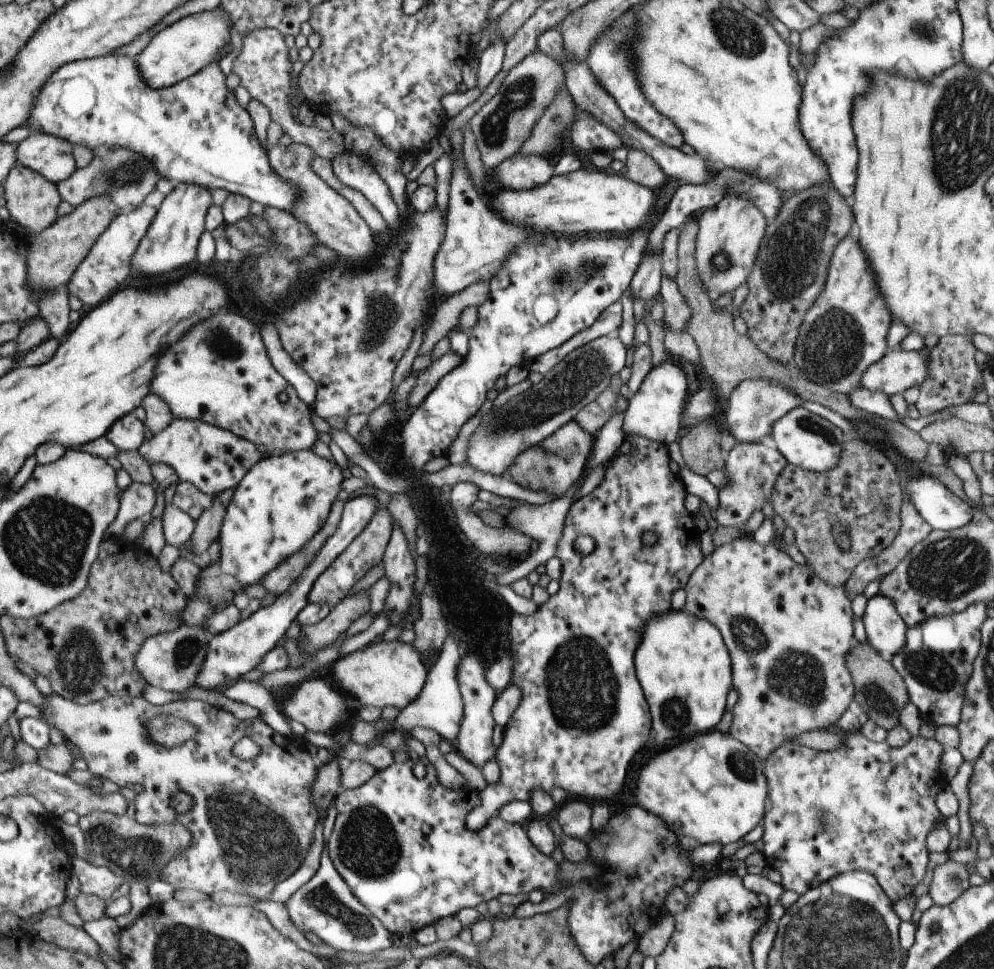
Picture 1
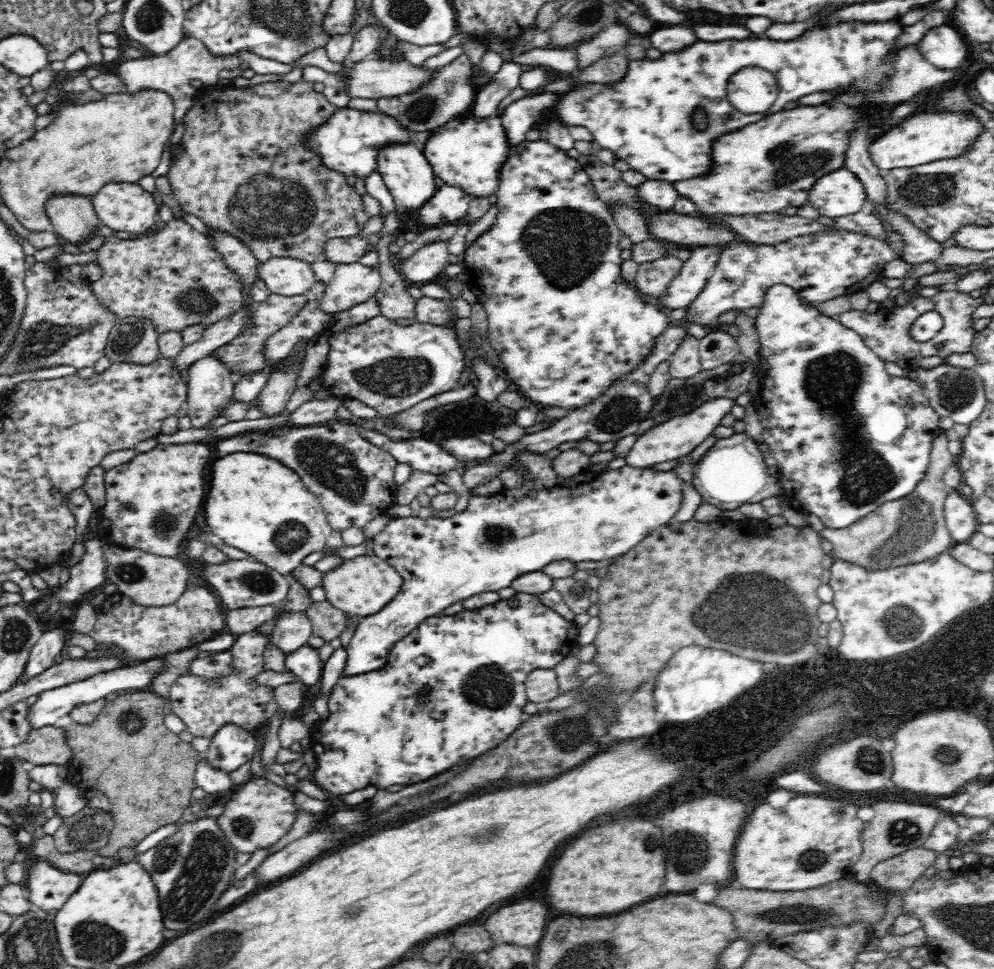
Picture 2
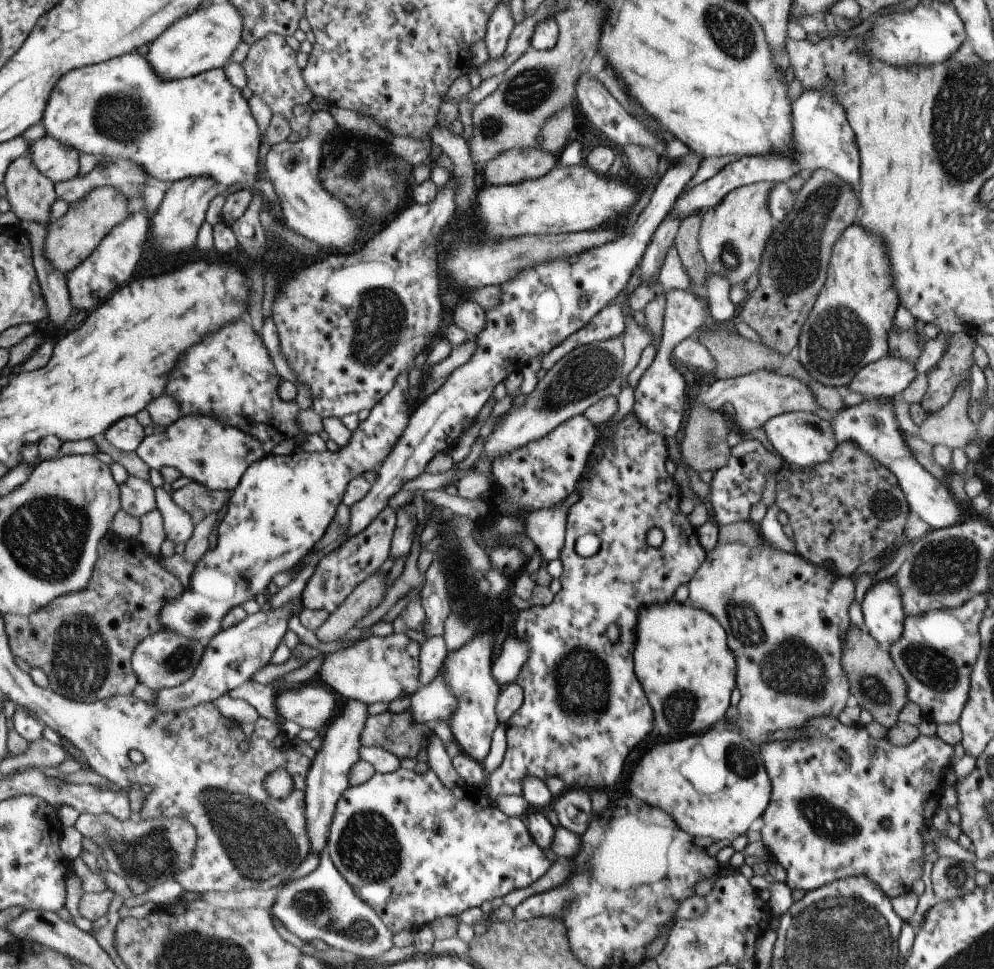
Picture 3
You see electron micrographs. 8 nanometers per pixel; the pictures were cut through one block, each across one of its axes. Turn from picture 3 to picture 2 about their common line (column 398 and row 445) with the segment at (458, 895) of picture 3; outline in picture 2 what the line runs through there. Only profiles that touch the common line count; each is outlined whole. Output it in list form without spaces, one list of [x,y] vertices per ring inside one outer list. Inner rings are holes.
[[[774,285],[768,288],[759,309],[759,314],[755,319],[755,327],[760,341],[760,369],[761,372],[765,372],[774,380],[774,390],[772,390],[772,394],[770,392],[766,394],[768,398],[762,397],[764,402],[757,399],[753,403],[759,421],[764,426],[762,431],[764,442],[778,462],[782,482],[785,485],[785,499],[801,513],[805,515],[812,513],[820,517],[824,527],[843,529],[875,512],[881,504],[910,495],[914,488],[919,486],[920,480],[923,480],[927,474],[926,470],[928,470],[931,456],[930,445],[933,438],[942,433],[942,429],[938,427],[939,414],[931,407],[918,381],[908,377],[888,375],[884,369],[884,361],[880,360],[880,357],[876,356],[872,349],[866,346],[858,333],[855,333],[851,328],[845,327],[835,318],[820,313],[814,307],[814,304],[800,299],[798,293],[792,287]]]

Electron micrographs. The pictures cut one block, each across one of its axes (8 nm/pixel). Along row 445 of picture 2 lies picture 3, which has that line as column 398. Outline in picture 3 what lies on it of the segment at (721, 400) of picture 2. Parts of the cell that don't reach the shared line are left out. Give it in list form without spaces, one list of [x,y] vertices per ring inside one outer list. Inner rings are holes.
[[[392,632],[384,637],[369,636],[354,644],[325,654],[317,673],[321,680],[340,700],[357,700],[363,704],[404,699],[407,701],[419,688],[418,656],[420,644],[405,636]]]

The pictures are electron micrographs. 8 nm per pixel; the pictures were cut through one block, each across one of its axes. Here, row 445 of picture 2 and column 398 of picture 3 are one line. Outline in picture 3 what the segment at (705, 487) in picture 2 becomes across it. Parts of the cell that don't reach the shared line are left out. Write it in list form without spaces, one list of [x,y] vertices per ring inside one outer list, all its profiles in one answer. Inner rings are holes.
[[[408,707],[397,714],[385,710],[375,715],[368,715],[365,720],[365,728],[361,730],[361,745],[367,748],[382,748],[397,758],[415,758],[418,752],[427,748],[427,738],[433,734],[433,730],[427,724],[413,722],[407,710],[409,710]]]

